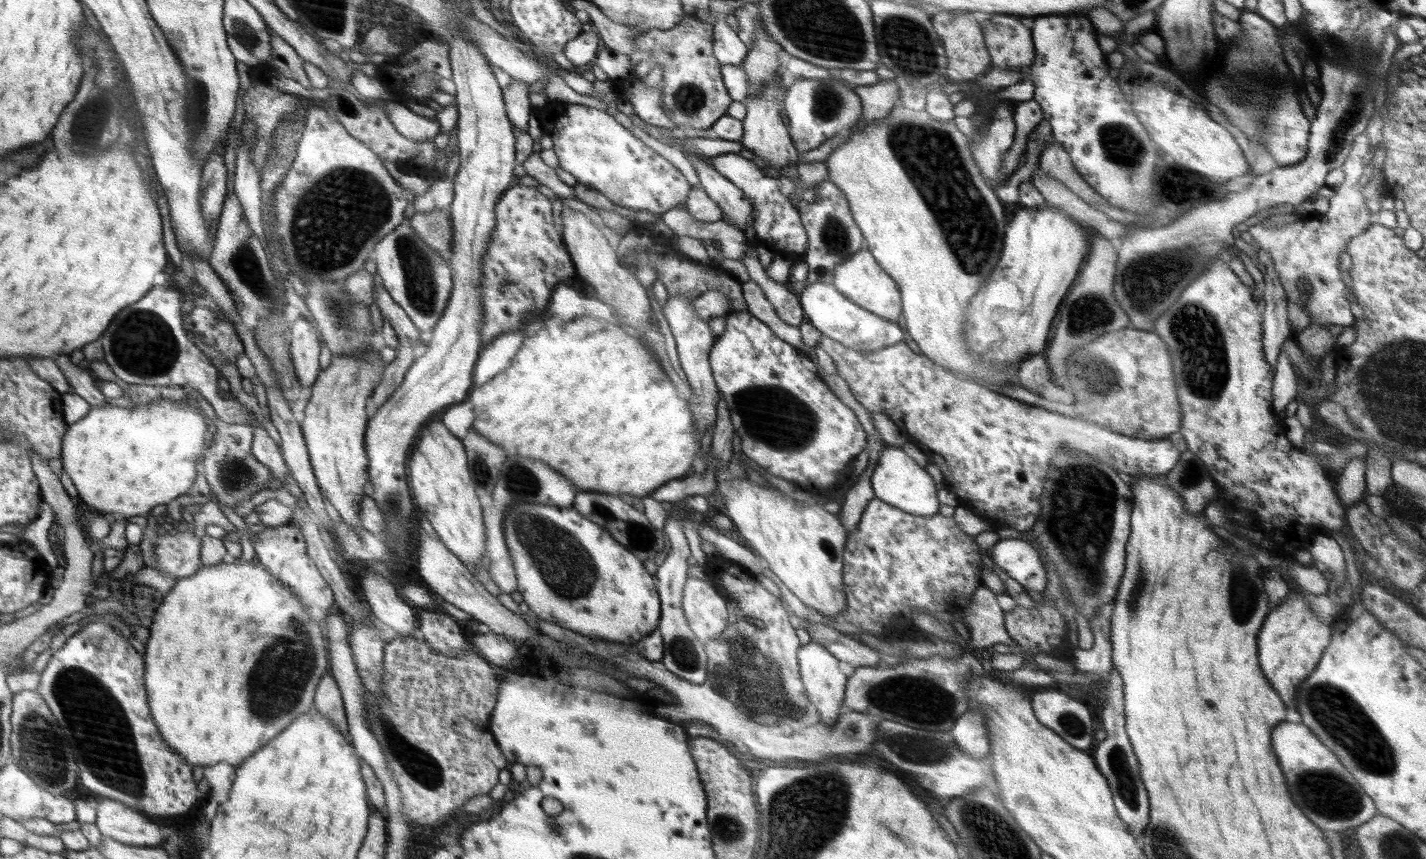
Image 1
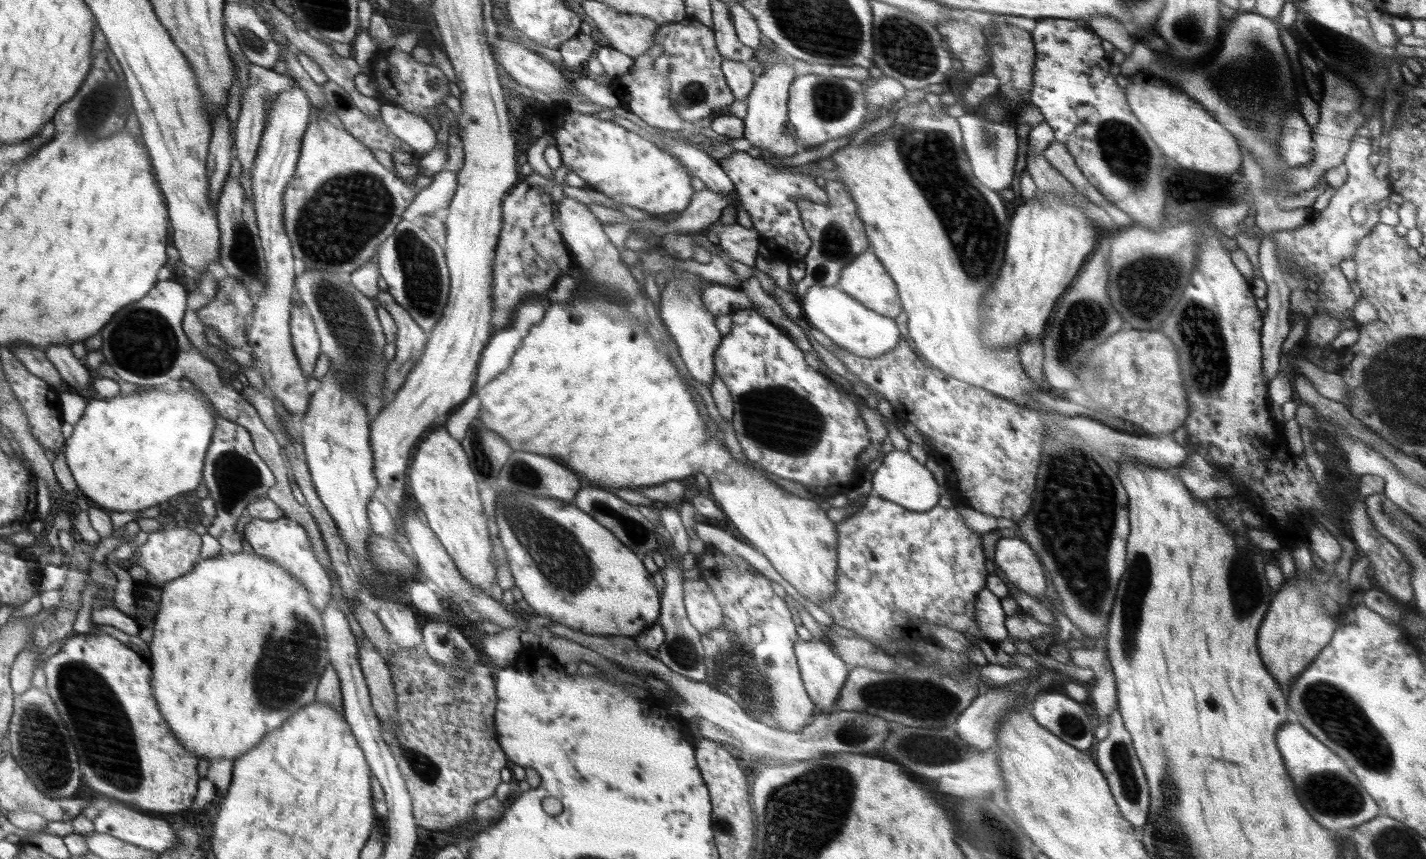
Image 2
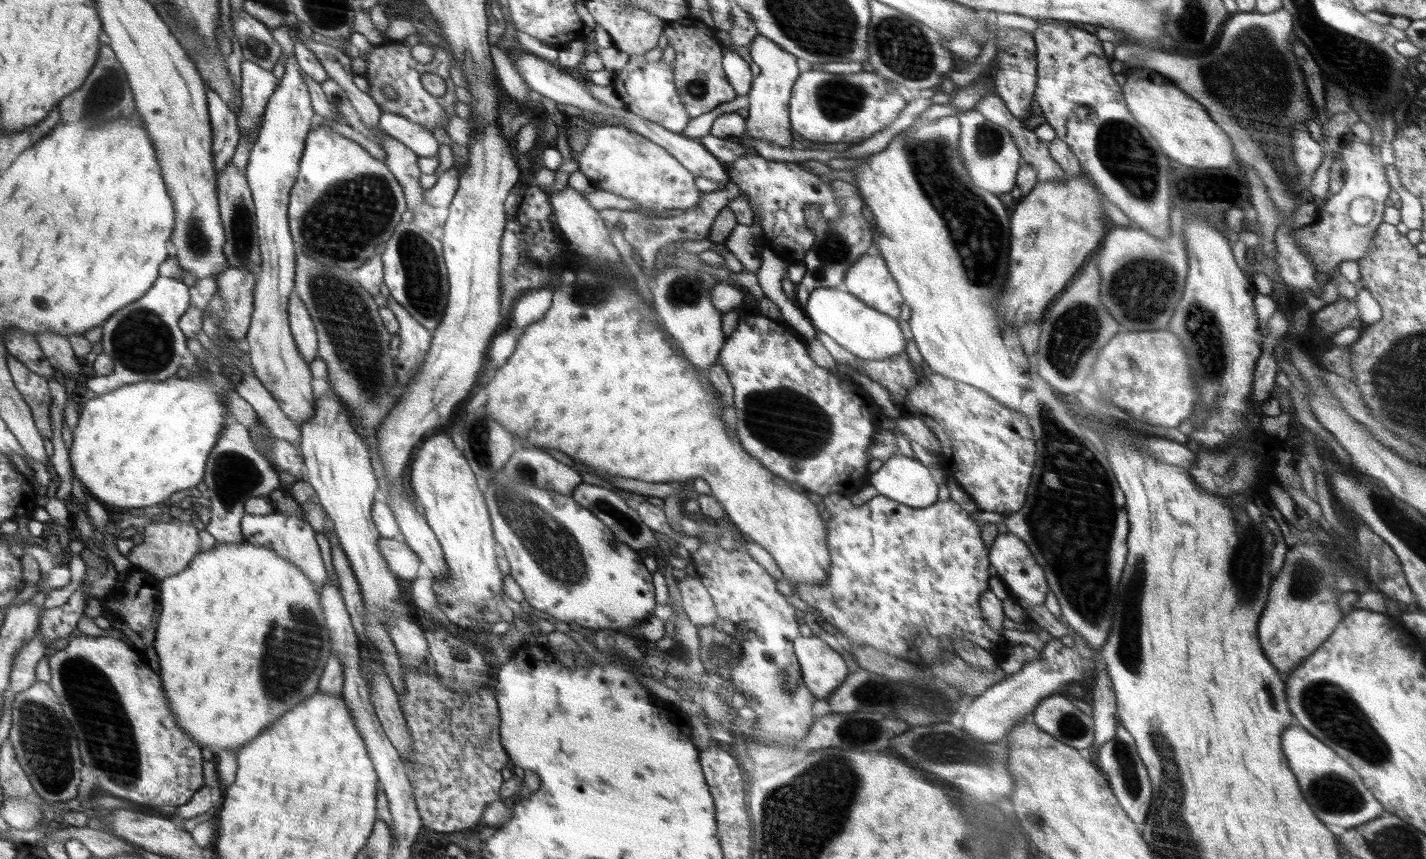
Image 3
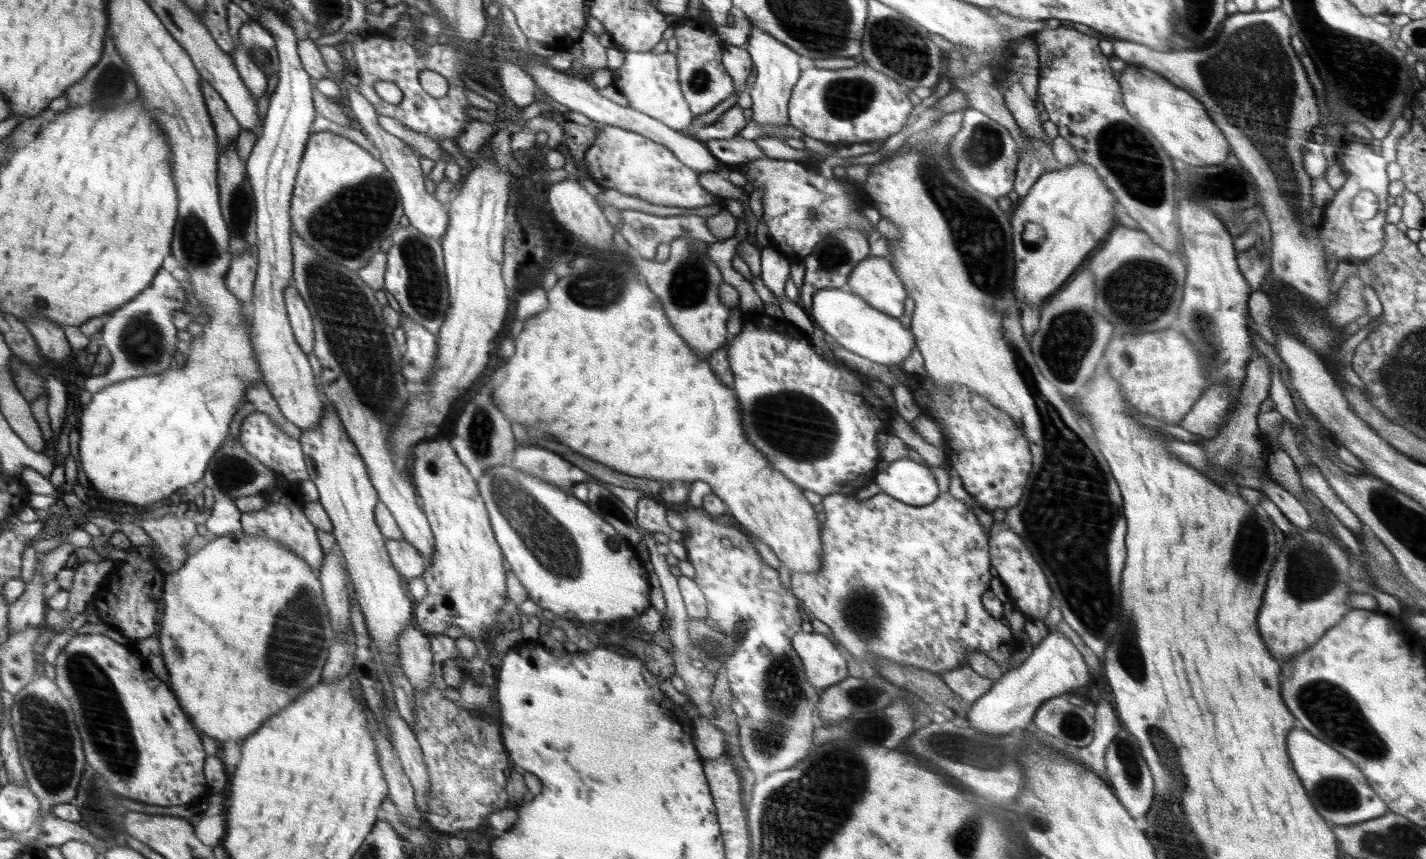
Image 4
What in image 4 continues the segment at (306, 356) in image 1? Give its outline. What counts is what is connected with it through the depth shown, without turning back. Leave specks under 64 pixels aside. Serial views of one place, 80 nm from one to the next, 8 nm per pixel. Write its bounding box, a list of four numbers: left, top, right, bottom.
[285,282,315,353]

